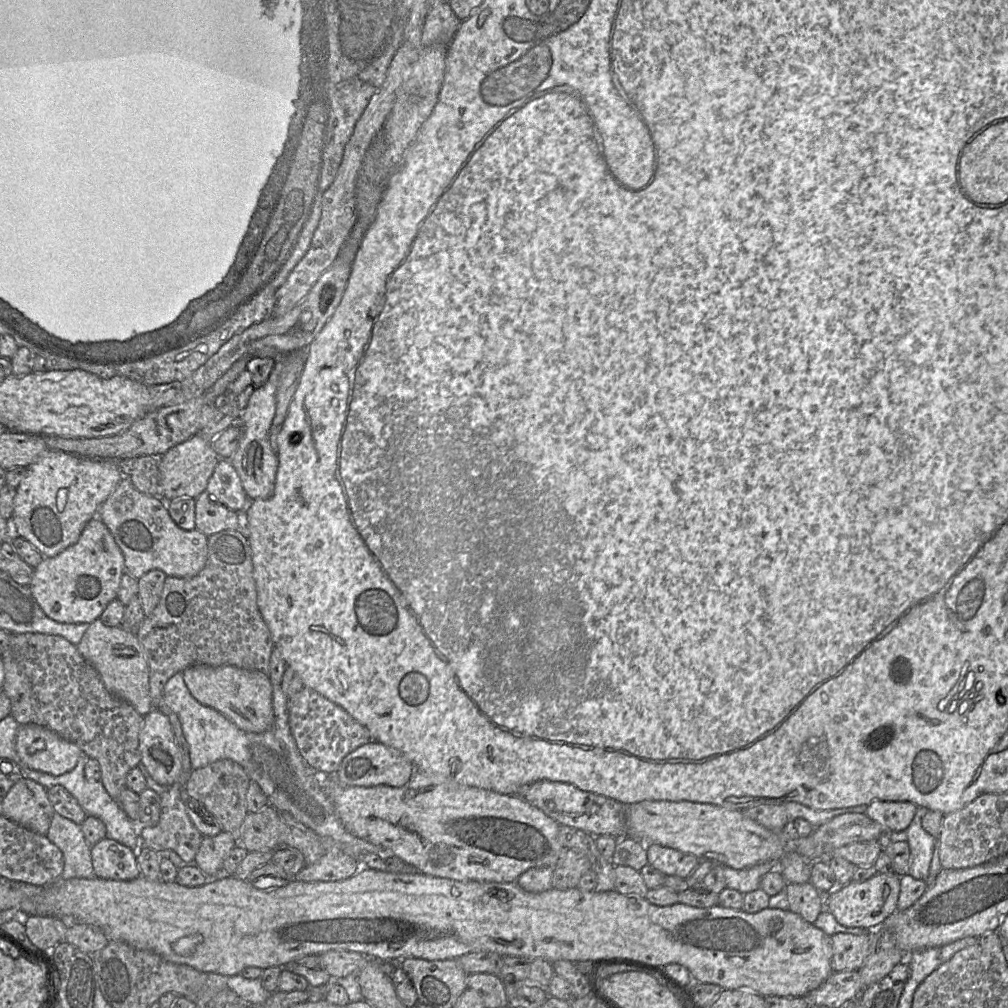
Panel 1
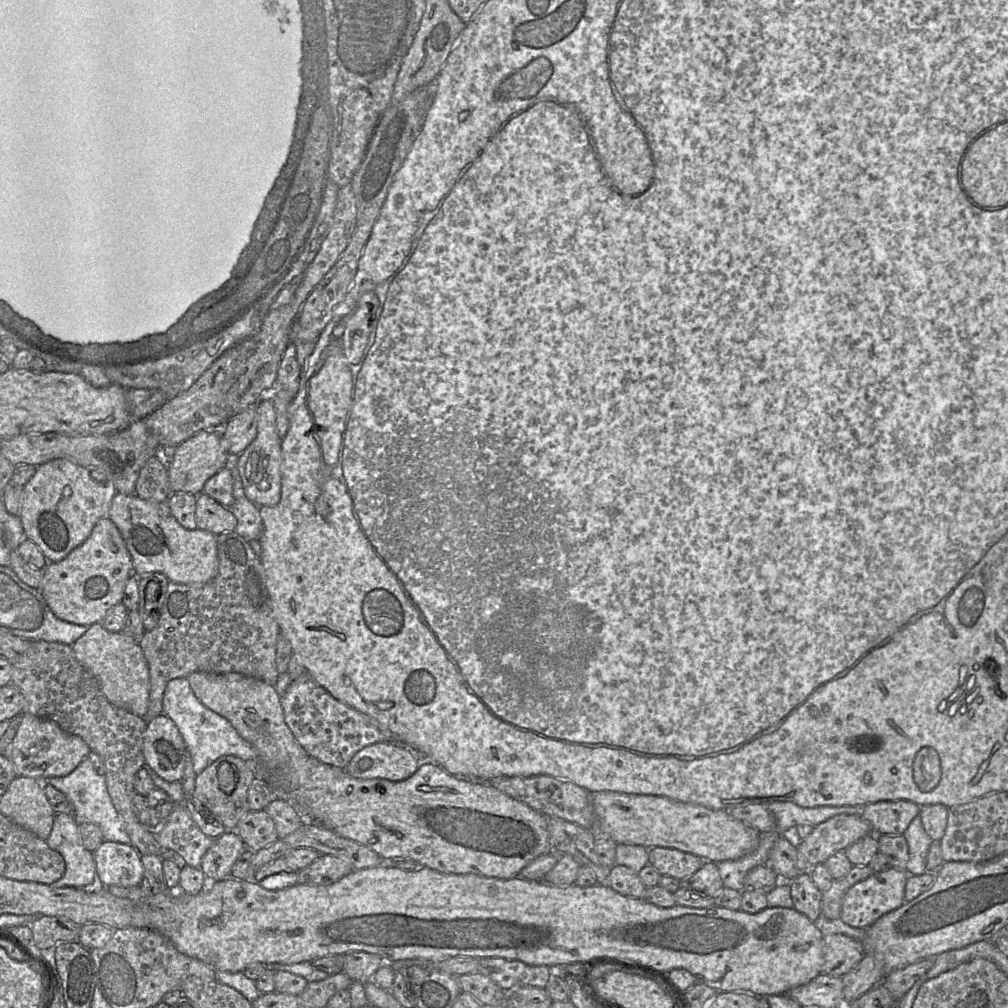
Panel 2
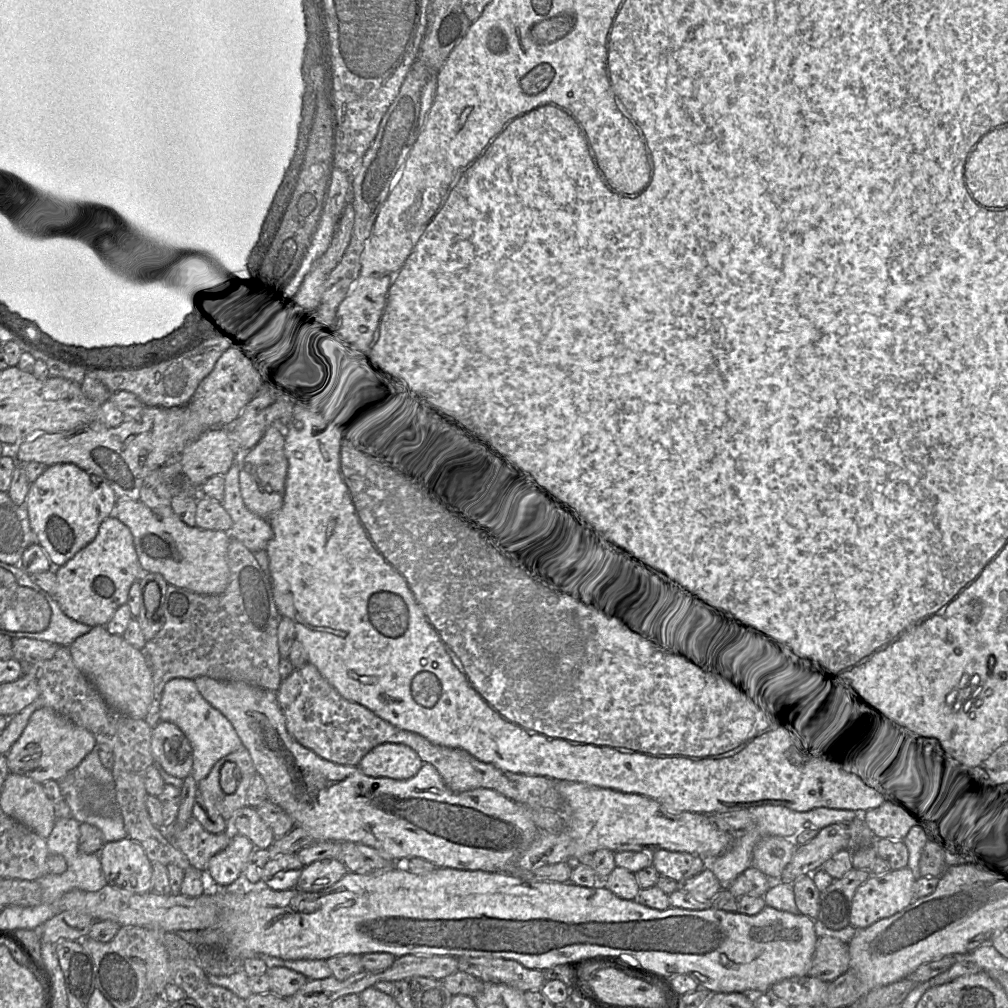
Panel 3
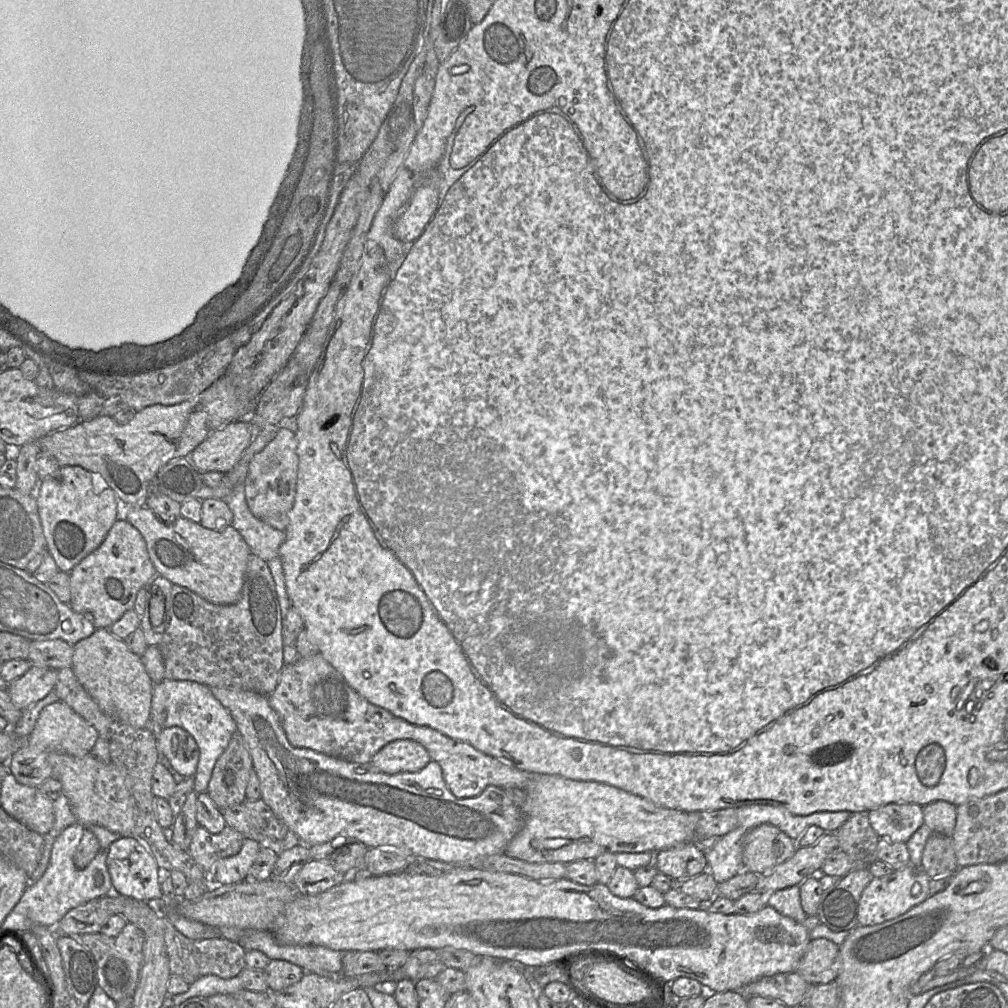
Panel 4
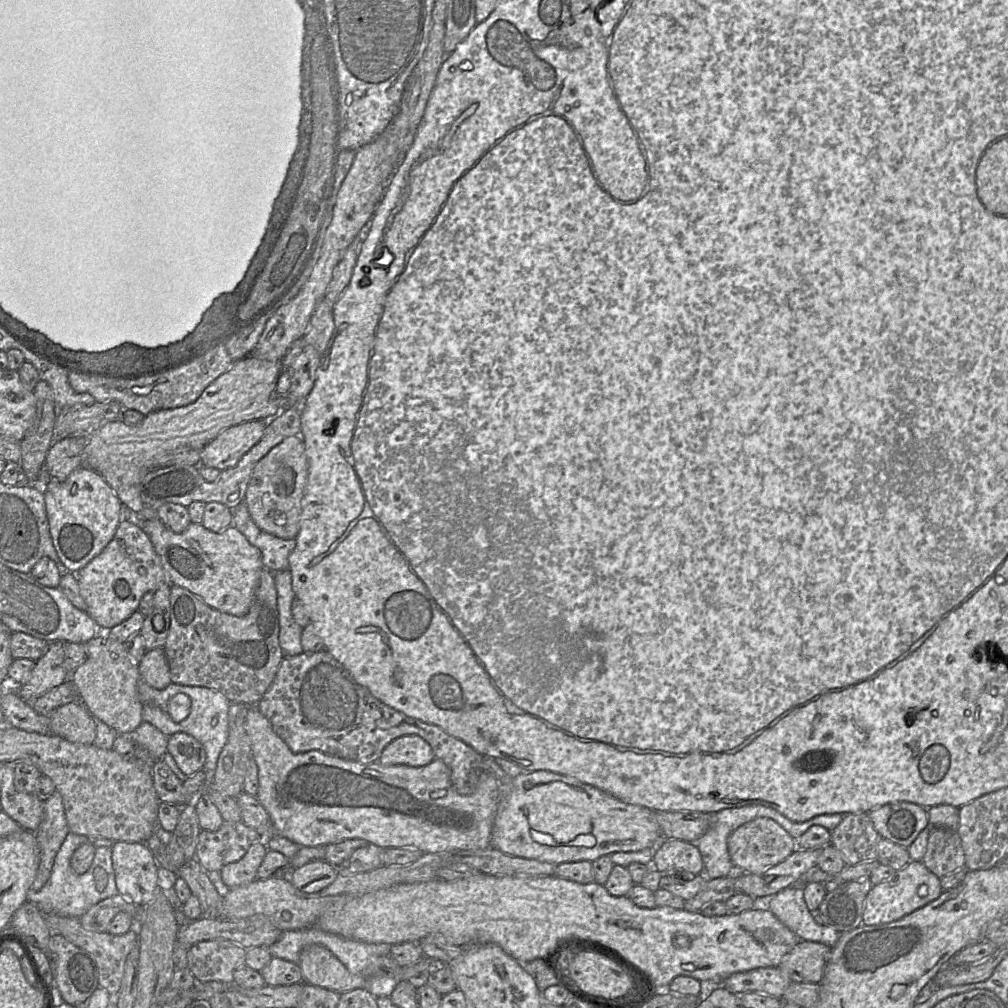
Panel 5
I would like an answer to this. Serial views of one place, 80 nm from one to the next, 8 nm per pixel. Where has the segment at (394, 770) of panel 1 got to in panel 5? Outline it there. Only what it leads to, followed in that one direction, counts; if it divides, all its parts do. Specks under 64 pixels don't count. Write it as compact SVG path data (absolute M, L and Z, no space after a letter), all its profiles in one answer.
M416 735L402 736L388 744L378 763L383 766L424 767L435 759L430 745Z

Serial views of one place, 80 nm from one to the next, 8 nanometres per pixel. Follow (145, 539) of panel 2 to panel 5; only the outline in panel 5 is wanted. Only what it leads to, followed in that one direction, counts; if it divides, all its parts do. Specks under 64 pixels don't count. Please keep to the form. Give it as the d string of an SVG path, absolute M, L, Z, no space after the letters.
M159 519L139 521L139 527L150 538L159 555L168 582L188 589L205 604L221 612L235 616L248 612L264 565L259 549L250 544L238 529L229 527L223 532L213 532L202 524L191 522L182 533L175 533Z

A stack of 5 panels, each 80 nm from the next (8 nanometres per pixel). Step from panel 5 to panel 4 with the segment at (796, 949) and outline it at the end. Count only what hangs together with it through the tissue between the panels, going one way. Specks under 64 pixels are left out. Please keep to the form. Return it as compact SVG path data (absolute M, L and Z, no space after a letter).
M826 938L811 940L795 972L810 985L834 981L839 972L839 946Z

